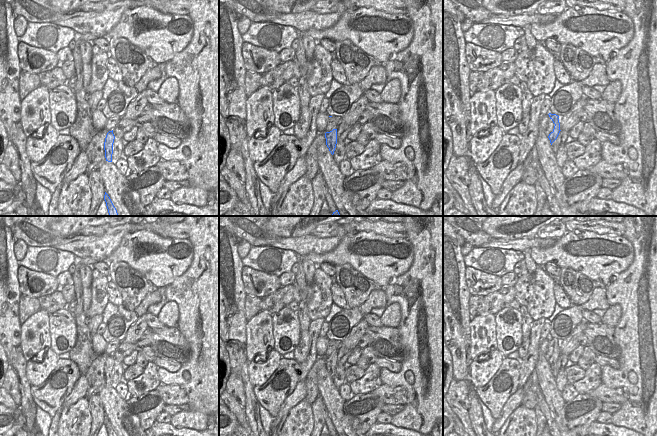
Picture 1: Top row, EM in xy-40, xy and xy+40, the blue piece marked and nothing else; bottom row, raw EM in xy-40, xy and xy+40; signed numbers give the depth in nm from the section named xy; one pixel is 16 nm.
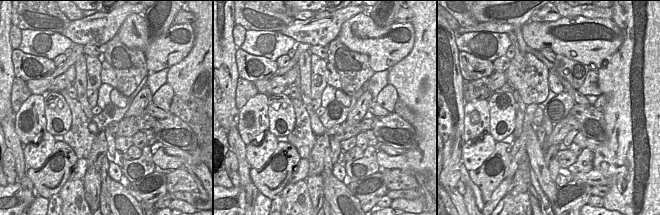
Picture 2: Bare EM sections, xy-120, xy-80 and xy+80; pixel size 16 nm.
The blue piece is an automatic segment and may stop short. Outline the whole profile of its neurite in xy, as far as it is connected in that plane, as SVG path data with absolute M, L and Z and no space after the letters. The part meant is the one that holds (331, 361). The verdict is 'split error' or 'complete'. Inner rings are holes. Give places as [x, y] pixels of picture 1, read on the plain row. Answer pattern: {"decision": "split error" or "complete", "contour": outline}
{"decision": "complete", "contour": "M333 353L330 356L325 357L326 369L329 372L331 378L334 378L336 368L337 368L337 353Z"}

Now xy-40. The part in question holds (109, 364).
{"decision": "complete", "contour": "M113 354L109 355L106 359L105 366L104 366L105 382L106 385L108 386L112 386L114 363L115 360L113 358Z"}

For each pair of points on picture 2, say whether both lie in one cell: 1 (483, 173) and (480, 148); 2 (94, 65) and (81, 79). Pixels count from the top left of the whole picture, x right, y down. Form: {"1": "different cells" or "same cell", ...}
{"1": "different cells", "2": "different cells"}

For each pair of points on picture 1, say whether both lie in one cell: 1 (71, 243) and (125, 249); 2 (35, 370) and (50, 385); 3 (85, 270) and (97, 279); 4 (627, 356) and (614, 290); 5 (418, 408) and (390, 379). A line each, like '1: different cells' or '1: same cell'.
1: different cells
2: different cells
3: different cells
4: same cell
5: same cell

